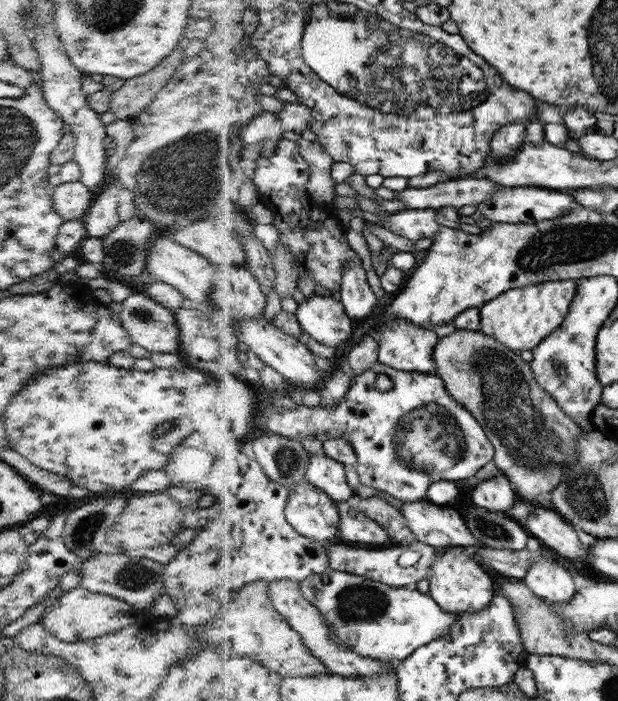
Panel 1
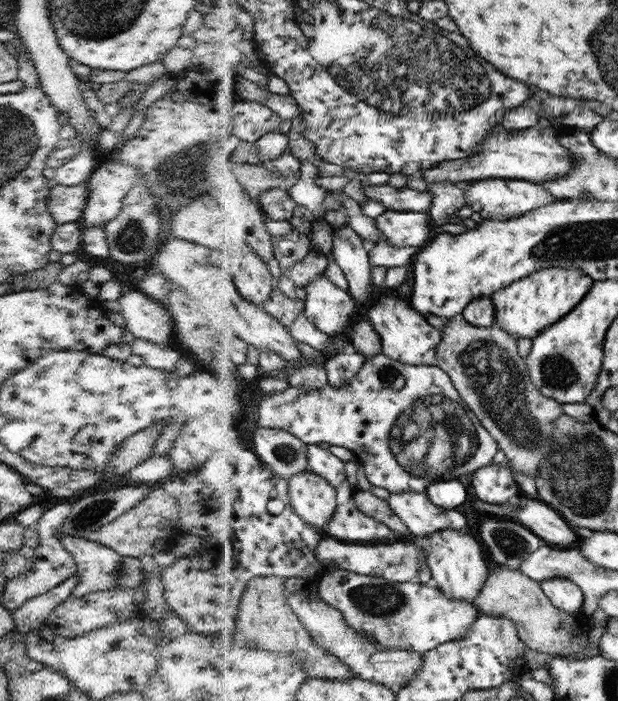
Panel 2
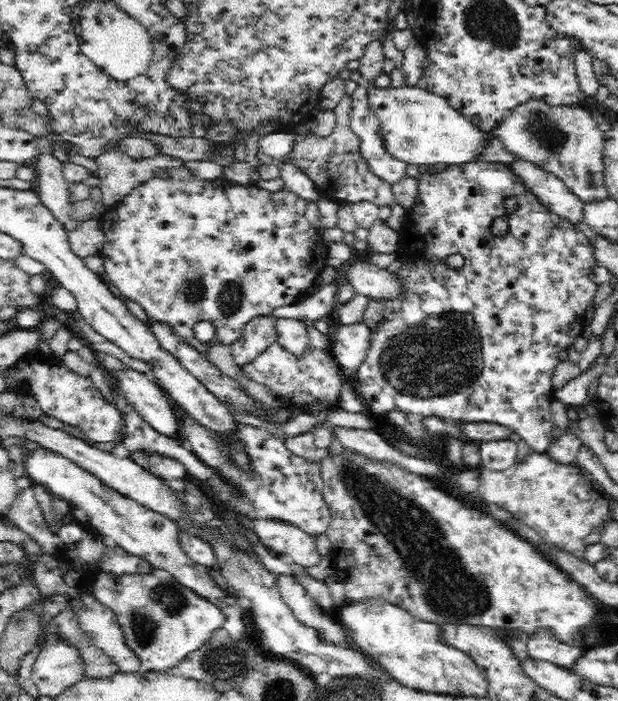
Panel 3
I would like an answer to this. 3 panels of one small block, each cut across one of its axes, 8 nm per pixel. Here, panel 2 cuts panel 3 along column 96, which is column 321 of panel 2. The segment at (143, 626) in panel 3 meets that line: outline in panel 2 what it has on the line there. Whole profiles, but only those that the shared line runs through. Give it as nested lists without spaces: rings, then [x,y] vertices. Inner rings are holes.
[[[350,570],[324,571],[320,596],[341,610],[348,624],[359,630],[368,642],[384,648],[401,648],[429,653],[437,646],[466,638],[480,613],[468,600],[448,598],[437,585],[417,581],[392,582],[384,577],[362,575]]]

